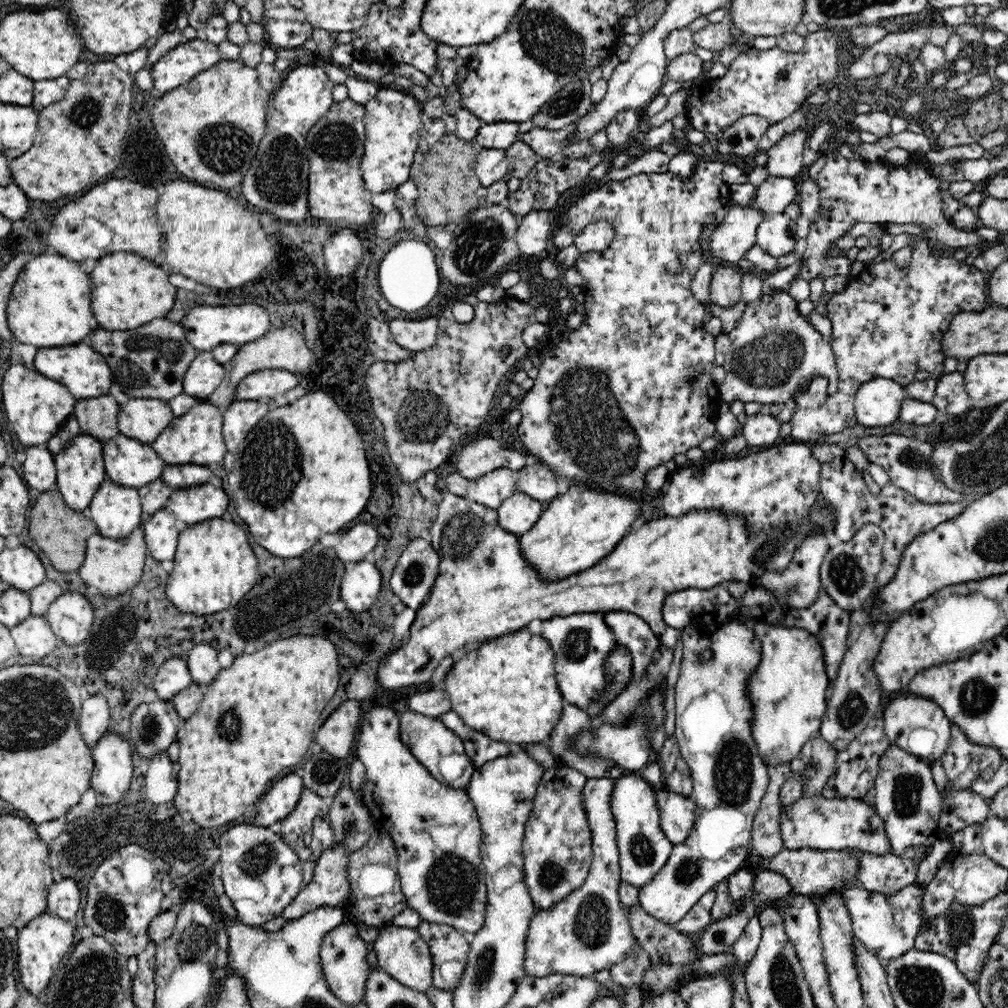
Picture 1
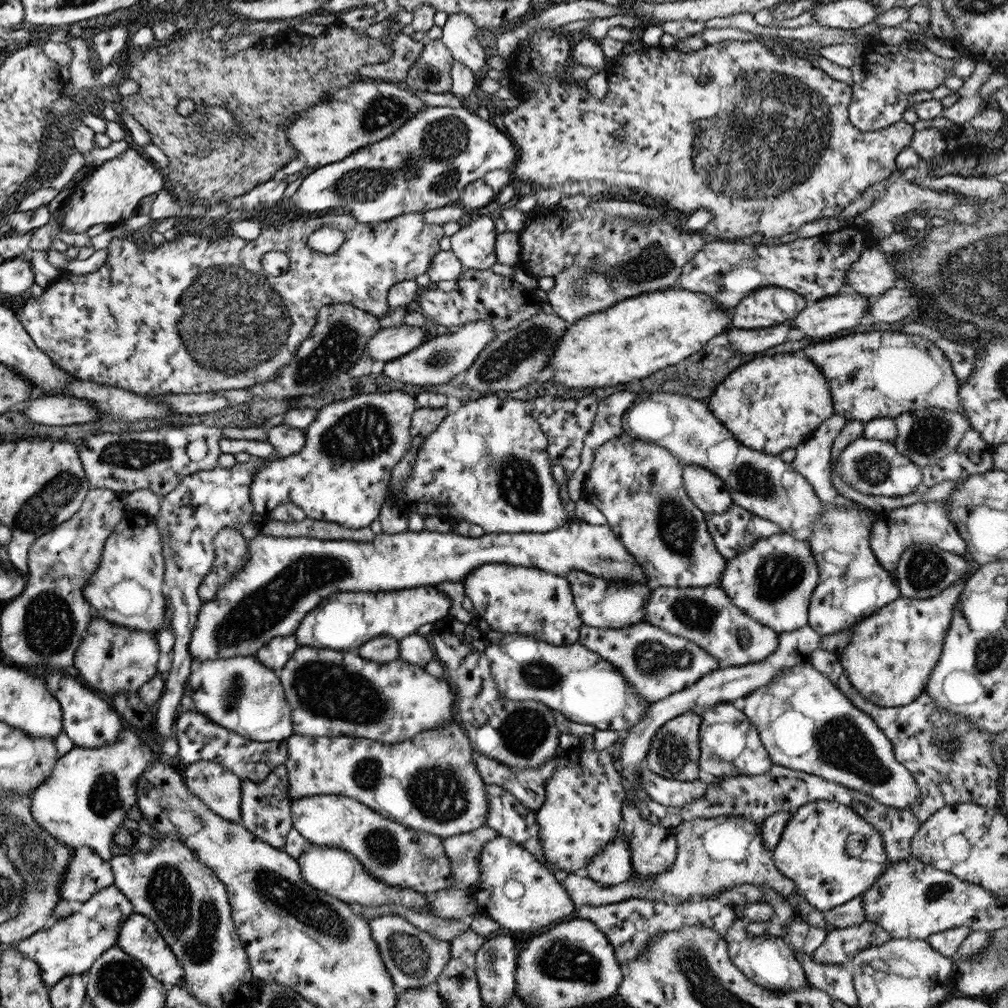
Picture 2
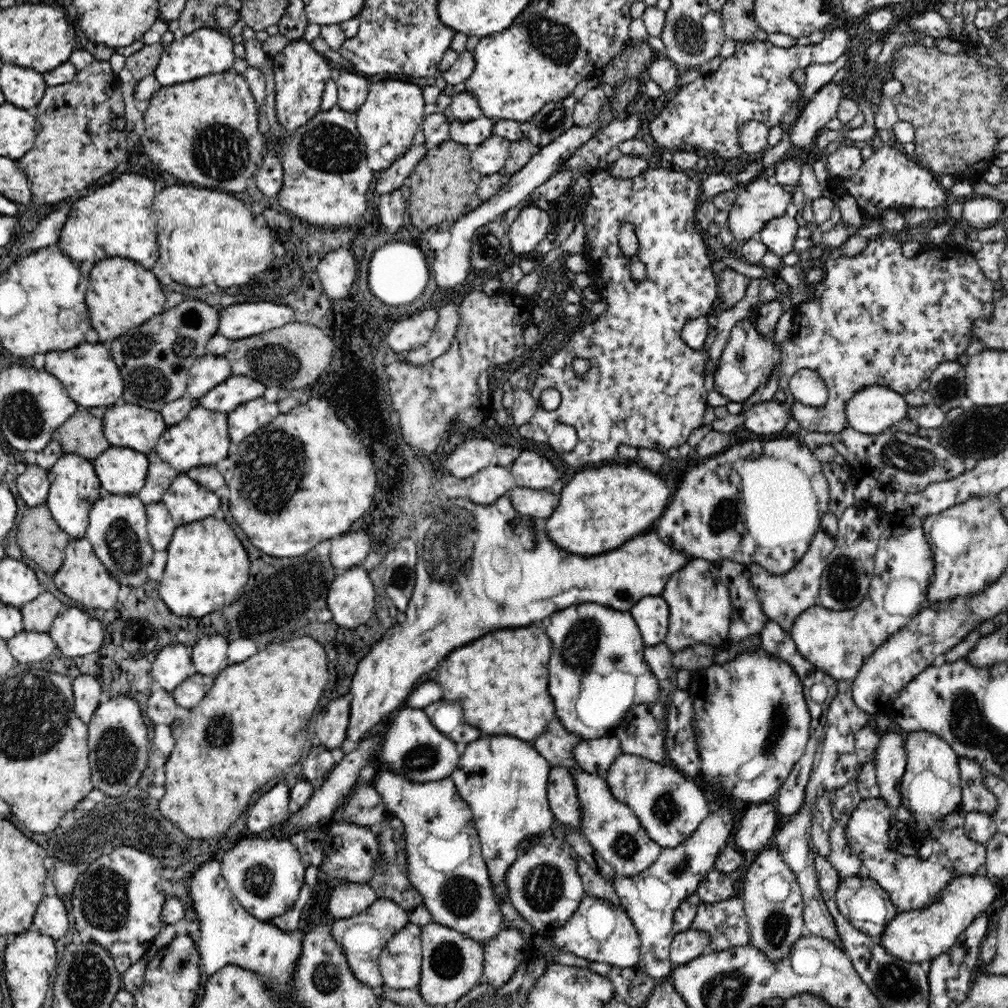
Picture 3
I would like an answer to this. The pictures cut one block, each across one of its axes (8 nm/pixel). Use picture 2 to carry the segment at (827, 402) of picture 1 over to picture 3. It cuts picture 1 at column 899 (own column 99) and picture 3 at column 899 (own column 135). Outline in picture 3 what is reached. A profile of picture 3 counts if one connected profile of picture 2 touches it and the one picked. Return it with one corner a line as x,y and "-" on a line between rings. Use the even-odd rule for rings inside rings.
872,239
858,253
848,256
842,254
836,259
827,259
824,262
826,271
824,275
819,278
819,283
814,288
814,298
808,302
801,302
794,307
793,324
791,332
787,339
783,342
783,347
780,351
780,358
778,368
780,368
779,375
779,389
782,392
787,392
790,377
799,368
810,368
820,373
820,376
825,380
829,390
829,399
826,404
822,406
808,406
797,402
796,398
788,397
785,401
791,405
793,418
800,423
800,427
807,432
822,432
822,433
838,433
847,428
847,418
845,413
845,406
855,395
856,392
864,390
864,388
877,386
892,389
905,395
907,392
919,388
920,382
929,378
934,369
944,362
956,361
959,356
966,353
968,346
975,337
972,326
976,320
990,320
992,312
994,312
995,301
998,297
998,285
988,280
988,277
982,272
975,254
972,251
965,250
963,245
958,242
952,242
951,239
944,243
935,243
932,246
924,247
917,255
913,257
905,256
901,249
902,242
896,240
882,240

